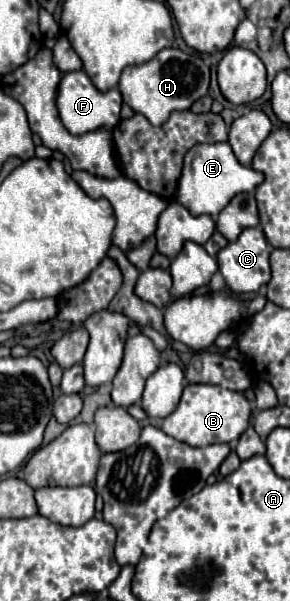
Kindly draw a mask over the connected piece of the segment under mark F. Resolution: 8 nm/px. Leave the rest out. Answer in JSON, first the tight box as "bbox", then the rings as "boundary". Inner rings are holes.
{"bbox":[57,70,121,134],"boundary":[[[85,70],[67,72],[61,76],[59,90],[57,90],[57,110],[61,122],[71,134],[85,134],[97,128],[115,128],[119,124],[119,110],[121,110],[121,92],[111,88],[109,92],[99,92]]]}

